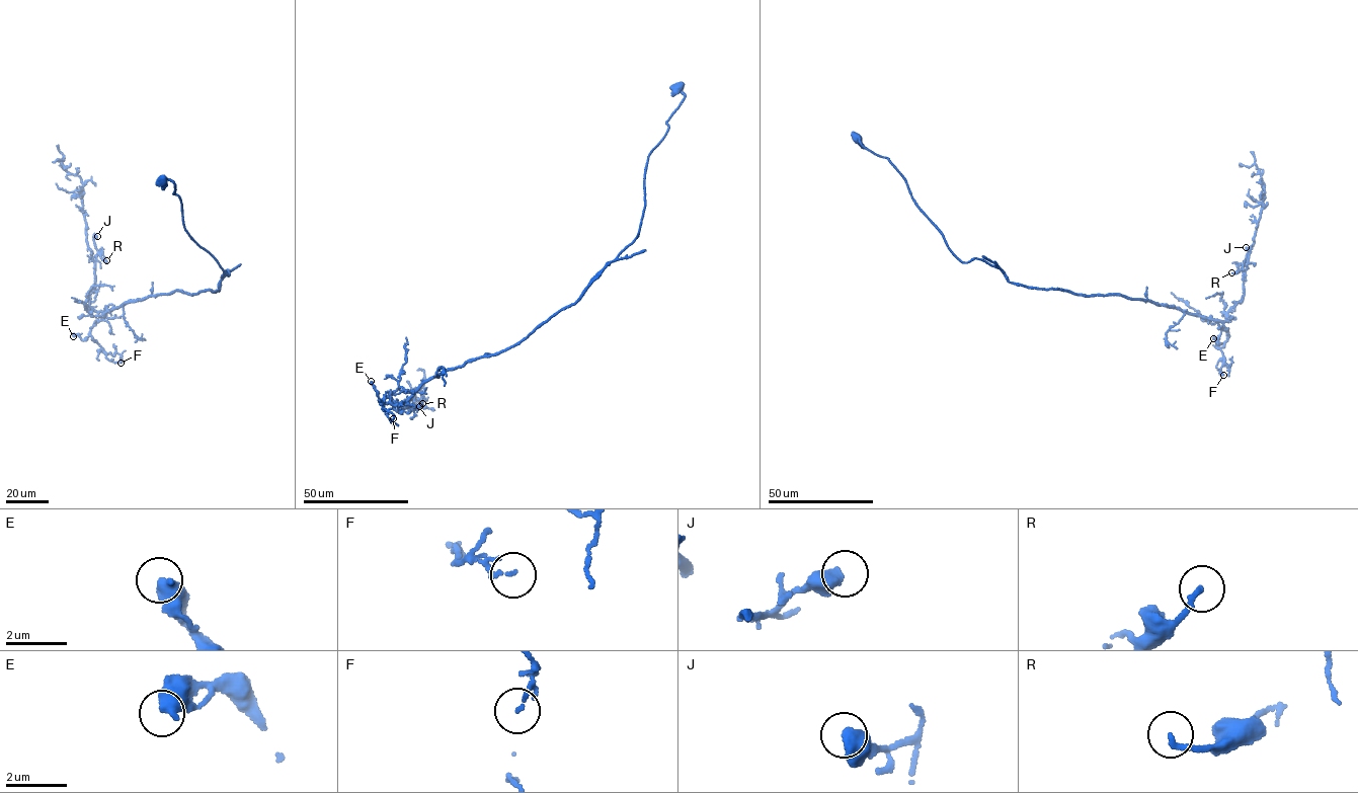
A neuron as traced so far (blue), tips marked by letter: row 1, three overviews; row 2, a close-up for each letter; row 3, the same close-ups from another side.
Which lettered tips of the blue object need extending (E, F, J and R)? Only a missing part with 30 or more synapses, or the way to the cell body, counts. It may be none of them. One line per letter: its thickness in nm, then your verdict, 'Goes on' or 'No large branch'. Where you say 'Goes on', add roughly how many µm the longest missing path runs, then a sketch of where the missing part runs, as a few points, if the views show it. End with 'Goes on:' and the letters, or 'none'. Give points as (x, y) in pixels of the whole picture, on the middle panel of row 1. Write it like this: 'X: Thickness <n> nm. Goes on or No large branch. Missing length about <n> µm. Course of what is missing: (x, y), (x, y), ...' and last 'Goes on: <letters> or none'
E: Thickness 440 nm. No large branch
F: Thickness 90 nm. No large branch
J: Thickness 600 nm. No large branch
R: Thickness 190 nm. No large branch
Goes on: none

